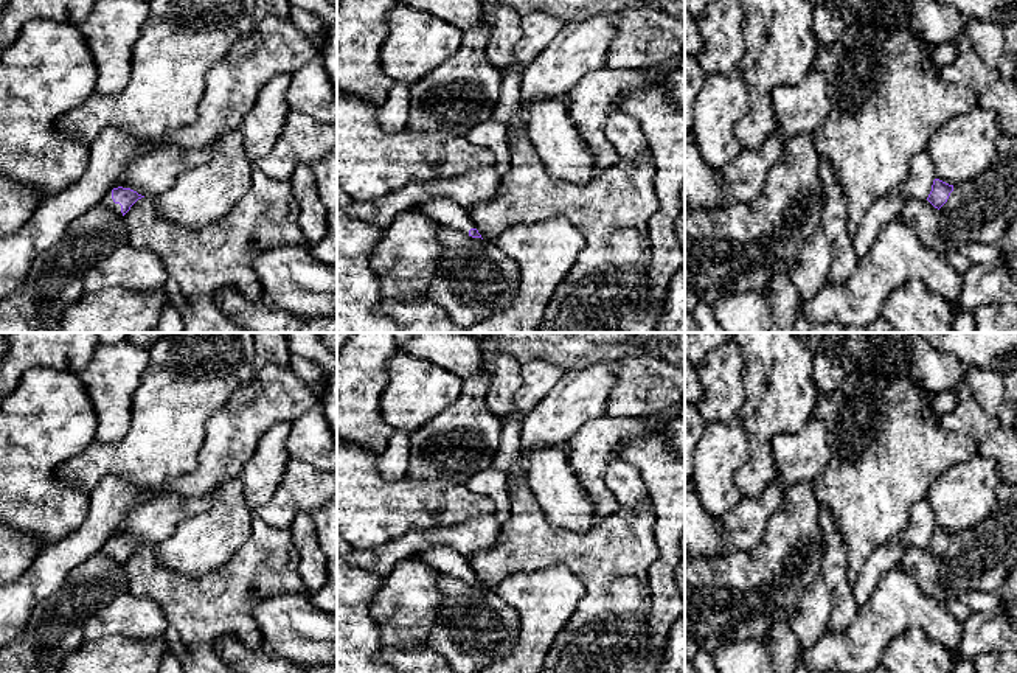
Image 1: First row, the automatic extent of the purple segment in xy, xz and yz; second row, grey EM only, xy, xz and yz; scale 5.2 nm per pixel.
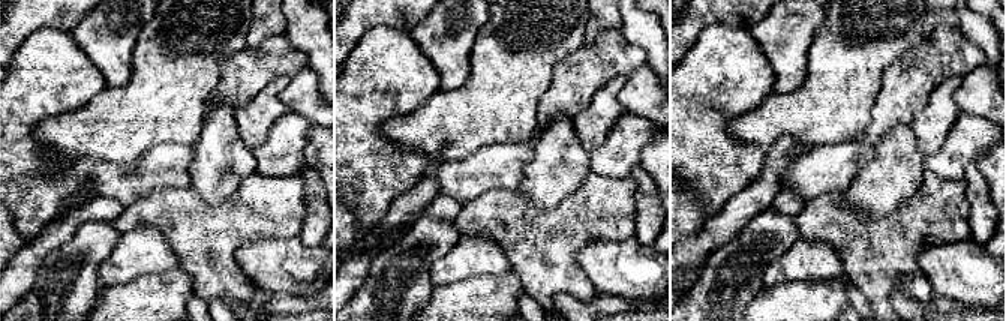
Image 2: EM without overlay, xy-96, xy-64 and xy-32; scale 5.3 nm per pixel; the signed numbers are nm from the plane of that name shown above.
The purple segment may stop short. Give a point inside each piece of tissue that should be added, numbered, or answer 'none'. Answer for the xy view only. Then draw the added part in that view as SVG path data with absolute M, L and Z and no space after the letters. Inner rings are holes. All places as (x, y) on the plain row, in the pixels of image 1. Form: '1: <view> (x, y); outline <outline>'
1: xy (107, 549); outline M112 539L107 541L107 542L102 546L101 552L106 553L106 555L109 555L109 556L112 556L112 558L113 558L115 561L118 561L118 563L123 563L123 561L121 561L121 553L120 553L120 552L115 552L113 547L112 547Z

